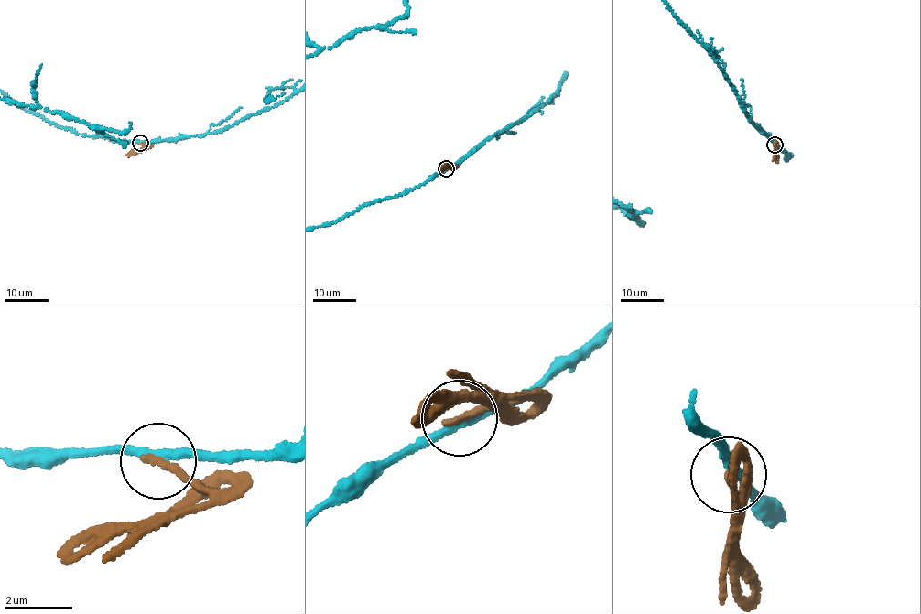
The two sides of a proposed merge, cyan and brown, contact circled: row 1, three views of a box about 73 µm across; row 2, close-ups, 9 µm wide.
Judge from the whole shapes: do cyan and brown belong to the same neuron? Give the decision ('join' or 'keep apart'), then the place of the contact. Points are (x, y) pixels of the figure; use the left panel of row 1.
keep apart | (140, 143)

